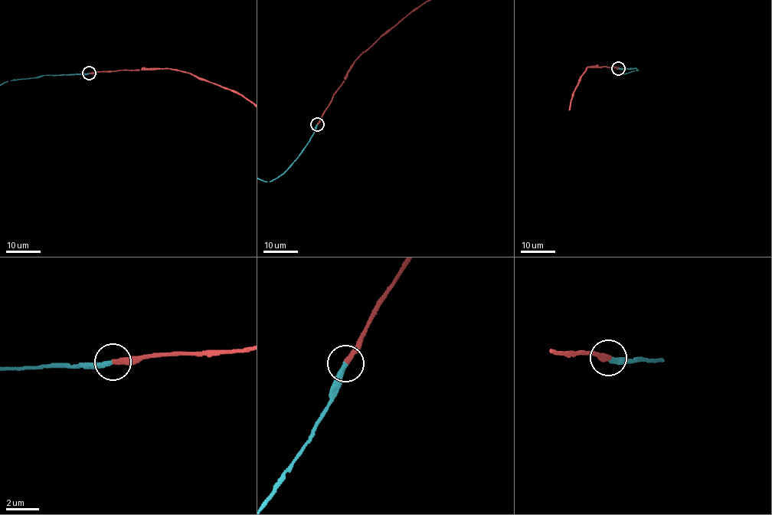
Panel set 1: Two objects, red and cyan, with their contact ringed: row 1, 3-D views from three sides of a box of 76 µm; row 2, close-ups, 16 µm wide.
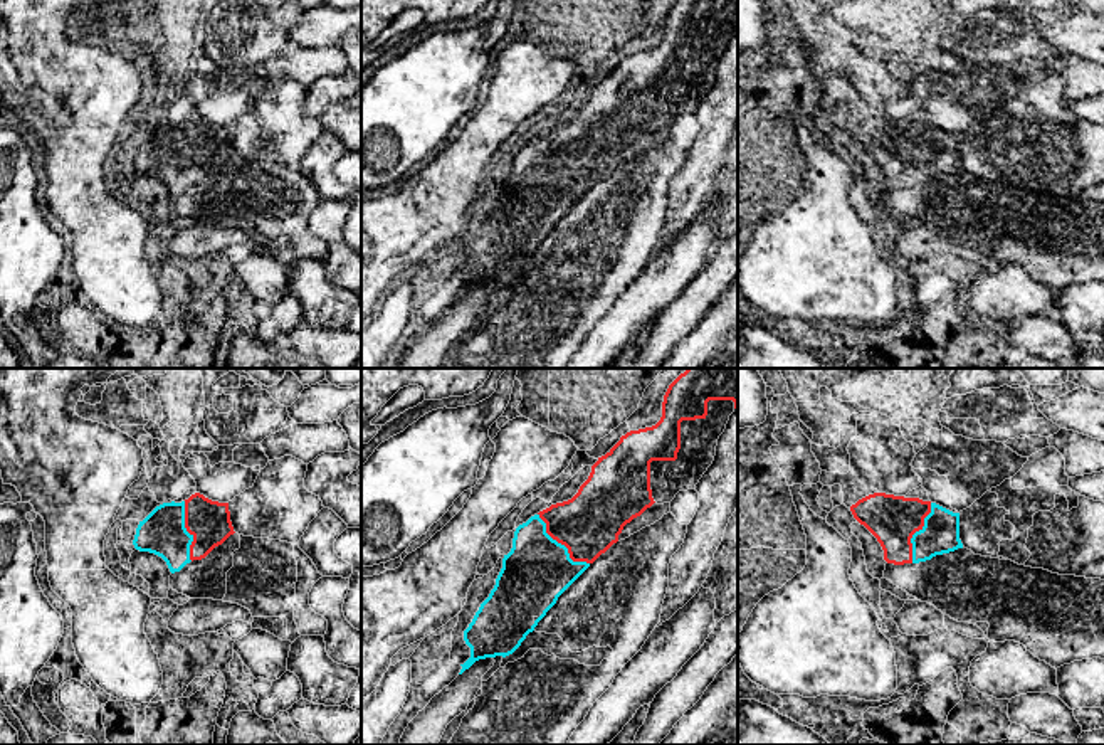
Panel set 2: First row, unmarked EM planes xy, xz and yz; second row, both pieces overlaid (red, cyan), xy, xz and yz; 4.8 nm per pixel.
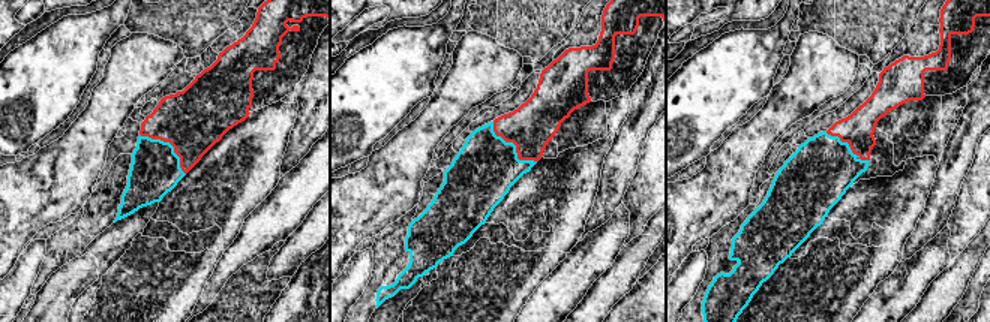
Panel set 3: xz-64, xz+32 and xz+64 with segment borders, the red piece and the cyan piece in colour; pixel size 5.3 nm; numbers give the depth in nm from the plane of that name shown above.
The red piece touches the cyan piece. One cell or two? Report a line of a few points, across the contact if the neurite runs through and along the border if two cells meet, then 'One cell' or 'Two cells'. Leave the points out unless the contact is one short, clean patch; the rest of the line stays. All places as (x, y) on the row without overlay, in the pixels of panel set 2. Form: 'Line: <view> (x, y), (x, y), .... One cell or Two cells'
One cell

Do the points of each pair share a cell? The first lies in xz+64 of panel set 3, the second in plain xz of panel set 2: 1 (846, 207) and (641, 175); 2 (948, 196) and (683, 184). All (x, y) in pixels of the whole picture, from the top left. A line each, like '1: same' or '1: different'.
1: same
2: same

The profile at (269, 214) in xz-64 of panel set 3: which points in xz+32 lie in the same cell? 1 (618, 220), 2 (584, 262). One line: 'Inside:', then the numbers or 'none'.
Inside: 1, 2

